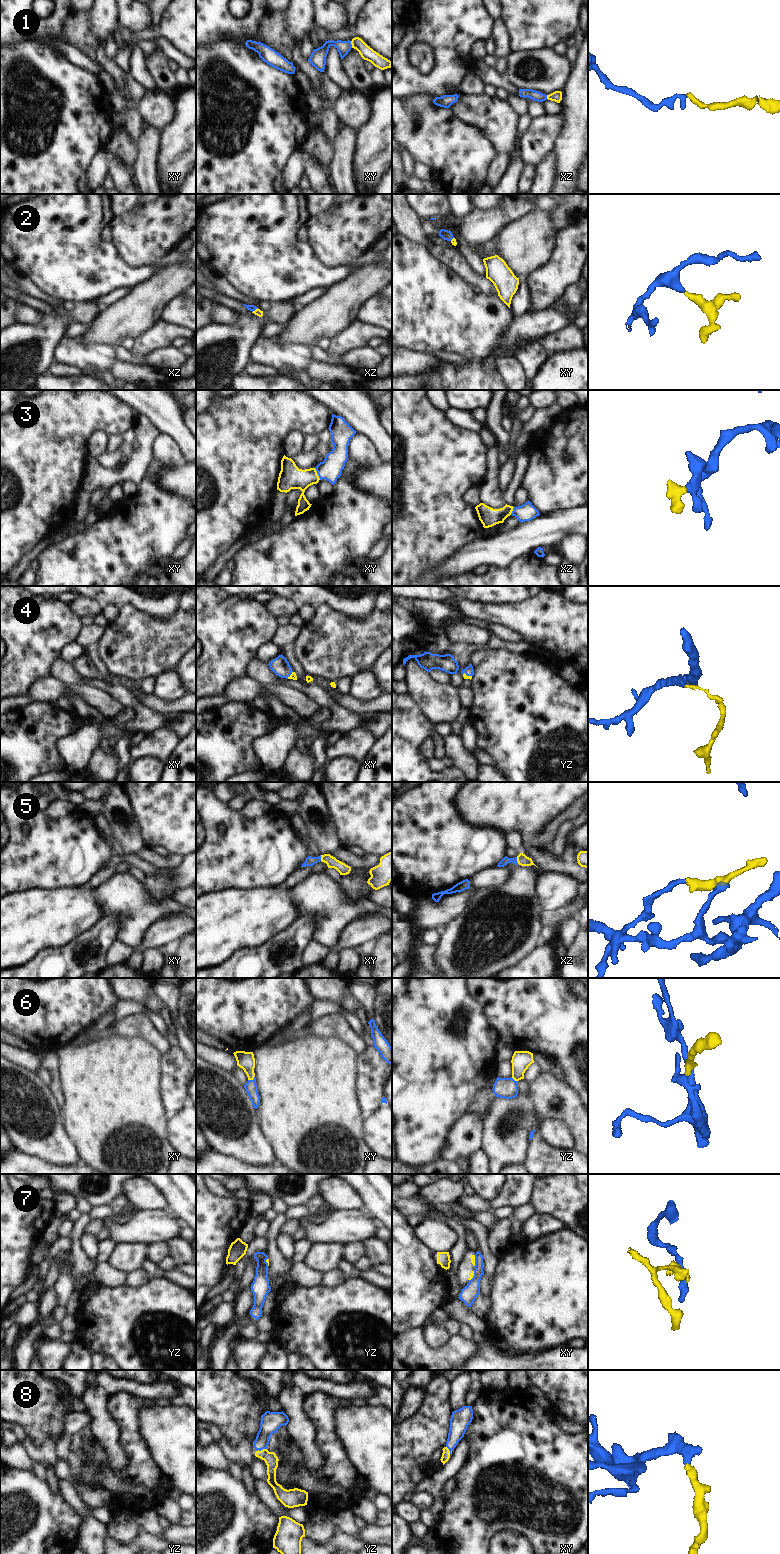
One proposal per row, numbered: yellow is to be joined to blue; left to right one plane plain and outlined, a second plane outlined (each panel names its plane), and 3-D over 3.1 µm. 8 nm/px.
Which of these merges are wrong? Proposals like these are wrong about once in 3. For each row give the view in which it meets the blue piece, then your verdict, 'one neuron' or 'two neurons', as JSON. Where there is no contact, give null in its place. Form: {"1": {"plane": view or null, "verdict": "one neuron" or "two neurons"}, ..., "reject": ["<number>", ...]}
{"1": {"plane": "xy", "verdict": "one neuron"}, "2": {"plane": "xz", "verdict": "one neuron"}, "3": {"plane": "xy", "verdict": "one neuron"}, "4": {"plane": "yz", "verdict": "one neuron"}, "5": {"plane": "xz", "verdict": "one neuron"}, "6": {"plane": "xy", "verdict": "one neuron"}, "7": {"plane": "xy", "verdict": "two neurons"}, "8": {"plane": "yz", "verdict": "one neuron"}, "reject": ["7"]}

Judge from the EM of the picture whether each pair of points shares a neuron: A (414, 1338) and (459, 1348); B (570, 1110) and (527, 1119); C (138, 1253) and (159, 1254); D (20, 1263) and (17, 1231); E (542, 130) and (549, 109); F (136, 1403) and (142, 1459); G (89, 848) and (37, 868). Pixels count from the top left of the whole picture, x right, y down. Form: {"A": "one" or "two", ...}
{"A": "one", "B": "one", "C": "two", "D": "one", "E": "two", "F": "one", "G": "one"}

